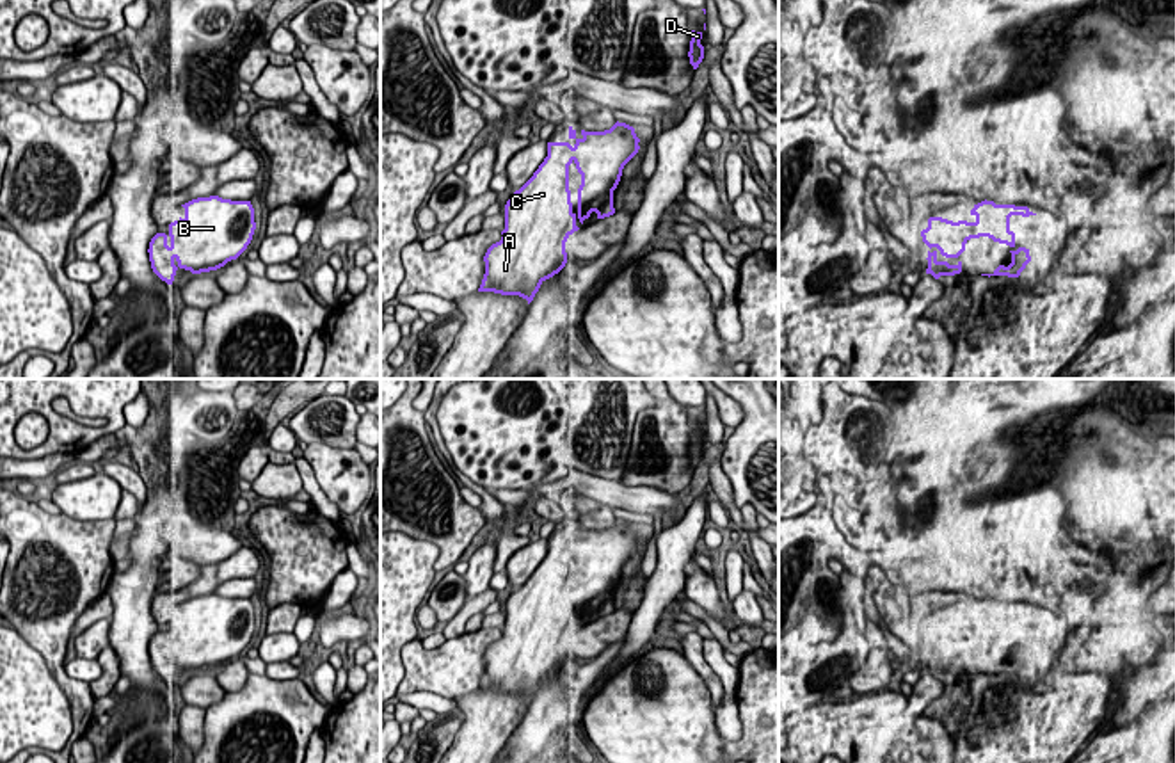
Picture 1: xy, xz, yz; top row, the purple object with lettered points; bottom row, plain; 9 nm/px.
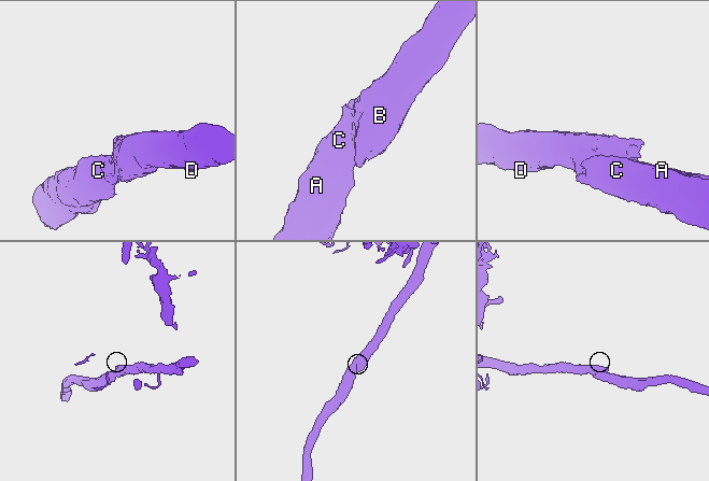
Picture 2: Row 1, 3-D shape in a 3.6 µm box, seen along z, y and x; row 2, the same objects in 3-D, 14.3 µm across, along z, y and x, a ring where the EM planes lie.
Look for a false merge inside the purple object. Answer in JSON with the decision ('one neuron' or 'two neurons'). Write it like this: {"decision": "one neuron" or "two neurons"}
{"decision": "one neuron"}

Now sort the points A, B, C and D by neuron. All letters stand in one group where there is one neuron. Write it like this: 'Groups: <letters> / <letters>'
Groups: A B C D

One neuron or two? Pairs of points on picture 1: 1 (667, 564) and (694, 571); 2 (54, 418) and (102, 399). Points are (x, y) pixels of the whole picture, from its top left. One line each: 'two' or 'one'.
1: two
2: one

